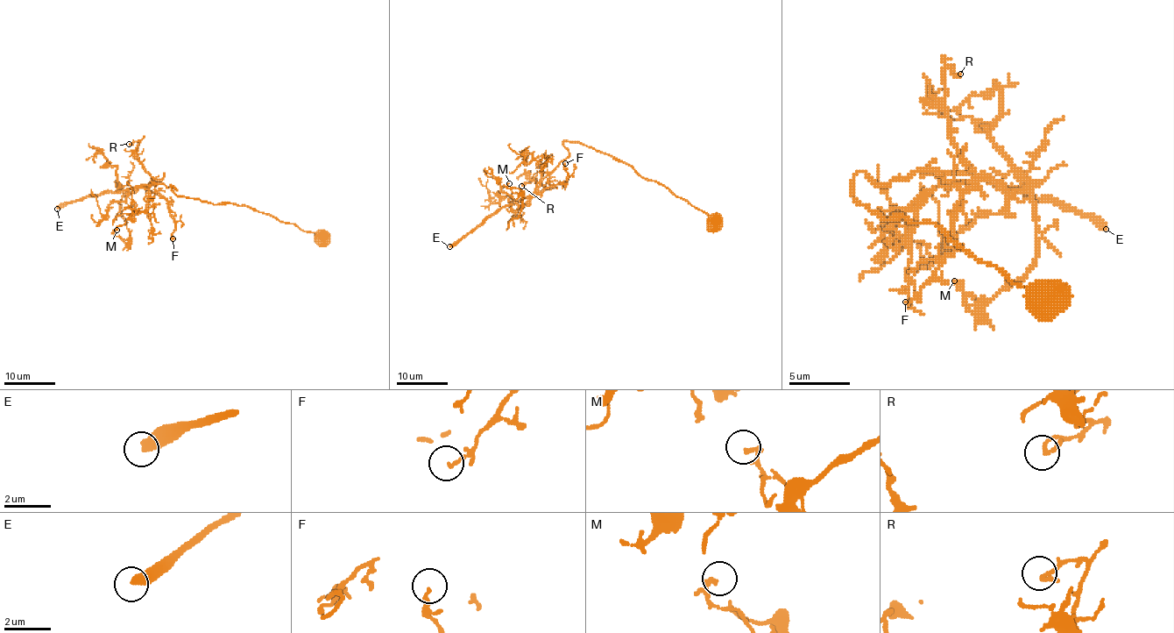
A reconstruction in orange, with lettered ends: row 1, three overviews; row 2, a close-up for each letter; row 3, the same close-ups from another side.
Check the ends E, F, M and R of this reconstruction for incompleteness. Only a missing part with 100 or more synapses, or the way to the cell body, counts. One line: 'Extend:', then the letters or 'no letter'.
Extend: E

